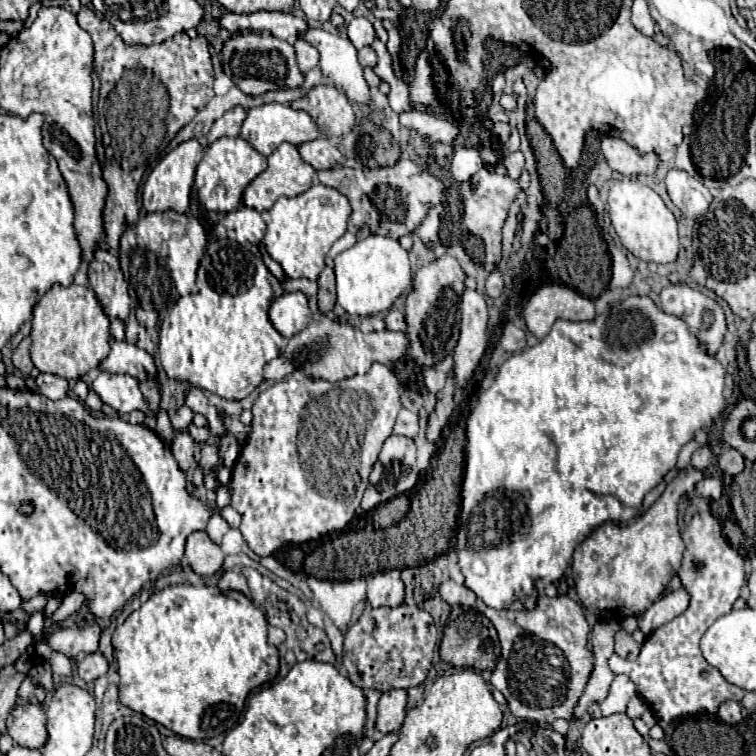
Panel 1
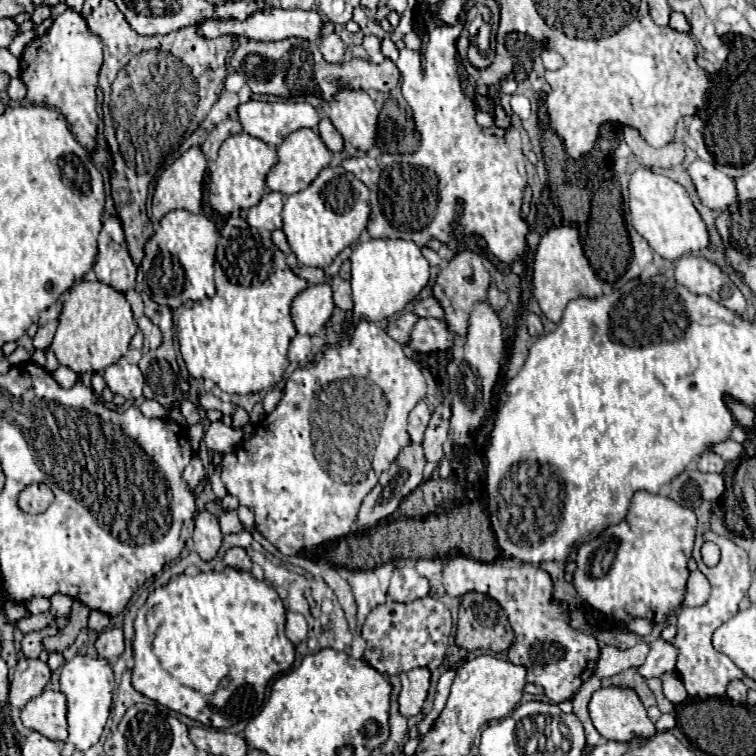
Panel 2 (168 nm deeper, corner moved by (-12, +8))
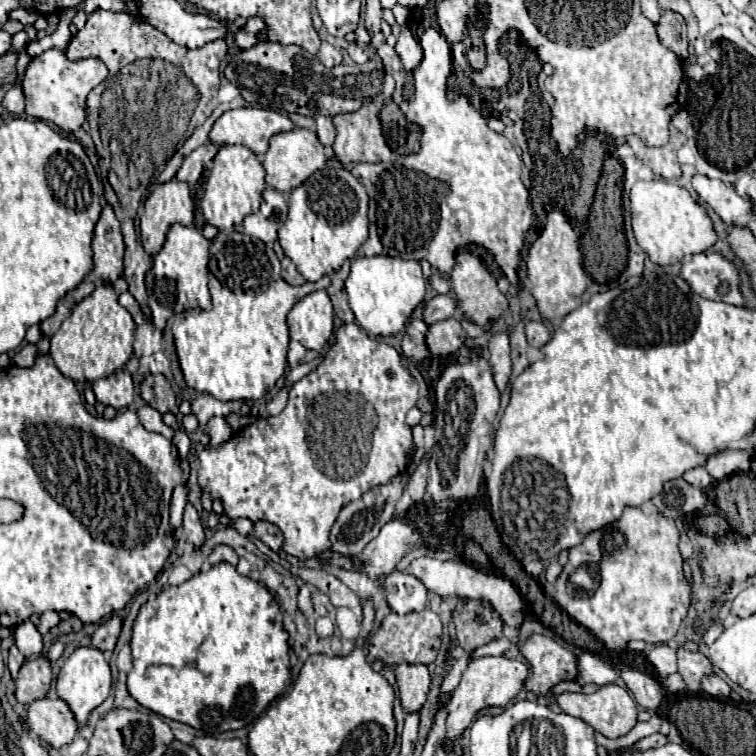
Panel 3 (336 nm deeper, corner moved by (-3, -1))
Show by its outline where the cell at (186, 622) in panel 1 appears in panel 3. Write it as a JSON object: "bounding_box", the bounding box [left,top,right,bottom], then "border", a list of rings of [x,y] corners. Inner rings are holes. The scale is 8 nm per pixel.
{"bounding_box":[127,562,291,736],"border":[[[219,562],[217,566],[211,566],[209,572],[199,572],[195,576],[191,576],[187,582],[183,582],[181,586],[171,586],[171,588],[163,590],[155,600],[145,602],[141,606],[139,616],[135,620],[135,626],[133,626],[131,650],[133,650],[133,670],[127,674],[129,694],[141,706],[153,710],[155,714],[183,722],[183,724],[189,724],[195,730],[205,730],[205,734],[211,734],[211,736],[253,724],[259,718],[259,714],[269,706],[269,702],[287,690],[287,684],[291,678],[291,672],[289,672],[289,634],[283,626],[283,612],[281,612],[277,600],[273,598],[273,594],[263,584],[255,582],[253,578],[241,576],[235,570],[235,566],[231,566],[227,562]]]}

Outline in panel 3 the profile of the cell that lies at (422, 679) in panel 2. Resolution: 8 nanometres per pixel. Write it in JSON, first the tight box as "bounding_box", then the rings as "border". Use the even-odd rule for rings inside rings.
{"bounding_box":[395,664,429,712],"border":[[[399,664],[395,668],[399,696],[405,712],[417,712],[427,700],[429,692],[429,670],[425,664]]]}

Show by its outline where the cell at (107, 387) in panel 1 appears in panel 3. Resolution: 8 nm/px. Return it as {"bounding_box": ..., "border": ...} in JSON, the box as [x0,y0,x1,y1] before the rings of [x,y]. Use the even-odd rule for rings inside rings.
{"bounding_box":[93,370,133,410],"border":[[[119,370],[115,374],[111,374],[109,378],[101,378],[93,382],[93,392],[97,402],[105,404],[105,406],[113,406],[117,410],[127,408],[133,404],[133,380],[131,374],[127,370]]]}

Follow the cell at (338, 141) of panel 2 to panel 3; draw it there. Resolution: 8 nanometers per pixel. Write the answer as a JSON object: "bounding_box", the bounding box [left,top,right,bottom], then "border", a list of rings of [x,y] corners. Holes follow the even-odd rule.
{"bounding_box":[317,116,335,146],"border":[[[317,116],[317,136],[321,140],[323,146],[331,146],[333,140],[335,140],[335,126],[333,126],[333,120],[329,116]]]}

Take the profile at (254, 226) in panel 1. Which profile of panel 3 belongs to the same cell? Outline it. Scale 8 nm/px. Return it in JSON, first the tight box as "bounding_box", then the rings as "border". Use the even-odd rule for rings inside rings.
{"bounding_box":[243,186,287,242],"border":[[[271,186],[263,190],[263,202],[261,210],[247,216],[243,226],[245,232],[253,238],[259,238],[263,242],[275,242],[277,230],[287,220],[287,196]]]}

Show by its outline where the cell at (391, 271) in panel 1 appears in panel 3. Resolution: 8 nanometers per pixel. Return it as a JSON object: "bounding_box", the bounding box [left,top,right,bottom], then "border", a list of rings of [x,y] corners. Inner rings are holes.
{"bounding_box":[345,256,425,336],"border":[[[375,256],[375,258],[355,258],[351,262],[351,274],[345,282],[349,294],[349,306],[359,322],[359,326],[369,336],[395,336],[399,334],[411,312],[425,298],[425,278],[421,274],[419,262],[401,260],[391,256]]]}

